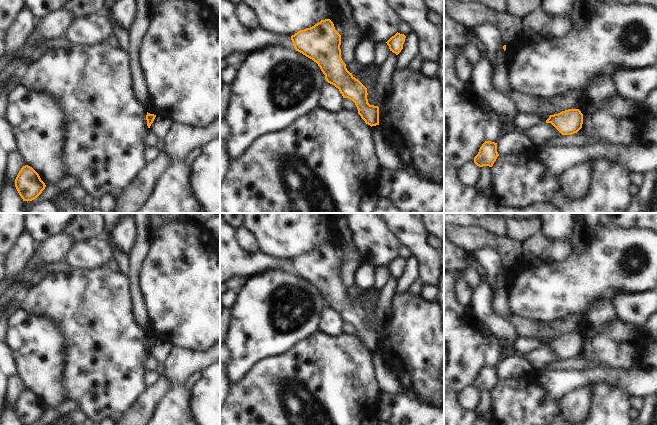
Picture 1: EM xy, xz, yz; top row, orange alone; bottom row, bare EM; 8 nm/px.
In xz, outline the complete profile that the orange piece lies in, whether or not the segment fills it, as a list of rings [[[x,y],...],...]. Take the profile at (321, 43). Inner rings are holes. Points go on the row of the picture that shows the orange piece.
[[[330,19],[300,30],[291,36],[294,48],[318,64],[328,83],[352,100],[366,124],[379,125],[379,107],[370,105],[367,88],[350,73],[341,58],[341,35]]]

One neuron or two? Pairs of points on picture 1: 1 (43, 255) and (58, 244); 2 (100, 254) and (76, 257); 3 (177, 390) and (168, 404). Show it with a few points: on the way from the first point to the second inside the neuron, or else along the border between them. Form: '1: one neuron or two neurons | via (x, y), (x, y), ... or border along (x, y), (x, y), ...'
1: one neuron | via (47, 253), (54, 248)
2: one neuron | via (94, 254), (82, 255)
3: one neuron | via (177, 393), (171, 401)

